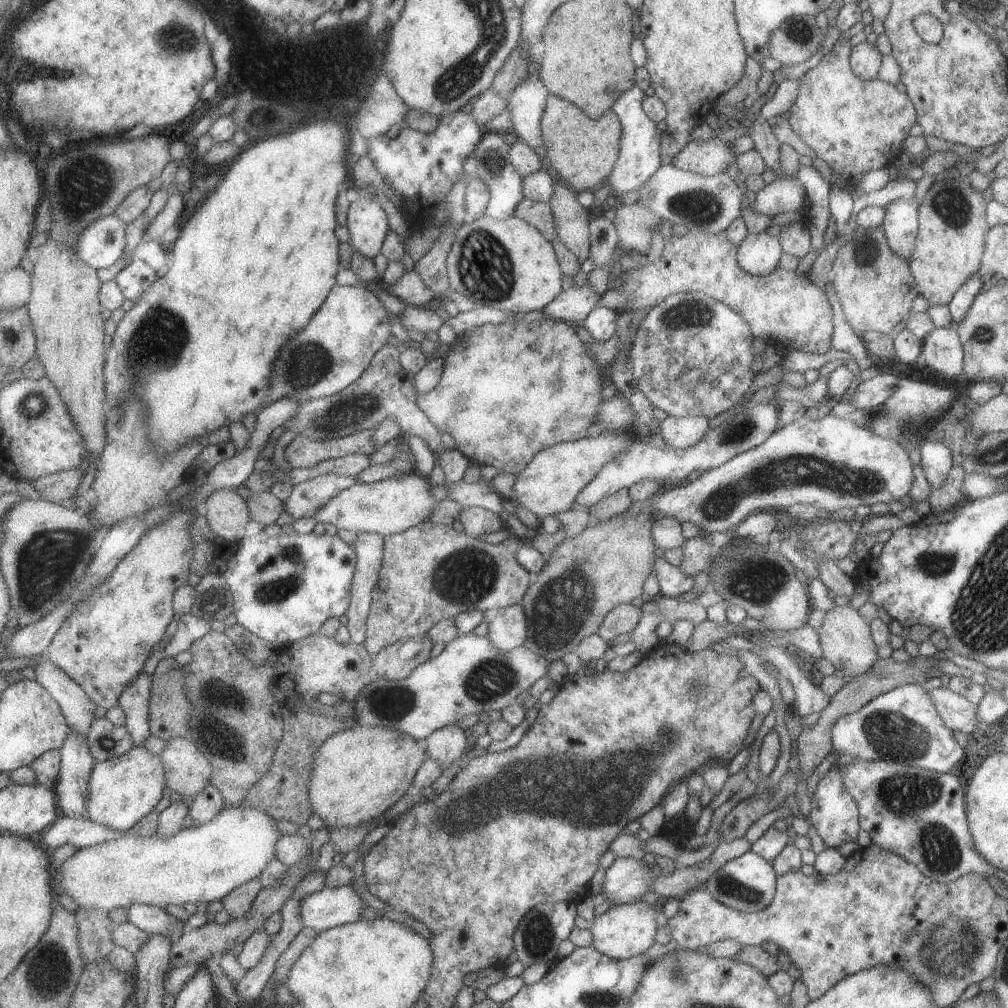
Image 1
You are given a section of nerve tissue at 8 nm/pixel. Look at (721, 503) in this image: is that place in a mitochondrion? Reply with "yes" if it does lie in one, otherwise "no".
yes

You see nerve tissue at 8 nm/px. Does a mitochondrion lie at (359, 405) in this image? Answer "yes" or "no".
yes

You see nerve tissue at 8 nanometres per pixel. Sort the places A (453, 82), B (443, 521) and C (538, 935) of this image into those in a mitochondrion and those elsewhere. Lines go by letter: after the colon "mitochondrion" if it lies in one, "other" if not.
A: mitochondrion
B: other
C: mitochondrion

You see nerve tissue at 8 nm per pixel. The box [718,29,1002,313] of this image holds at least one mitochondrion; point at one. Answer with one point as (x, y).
(953, 212)

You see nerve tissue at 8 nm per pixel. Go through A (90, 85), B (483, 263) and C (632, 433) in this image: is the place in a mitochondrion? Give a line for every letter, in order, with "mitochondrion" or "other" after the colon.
A: other
B: mitochondrion
C: other

